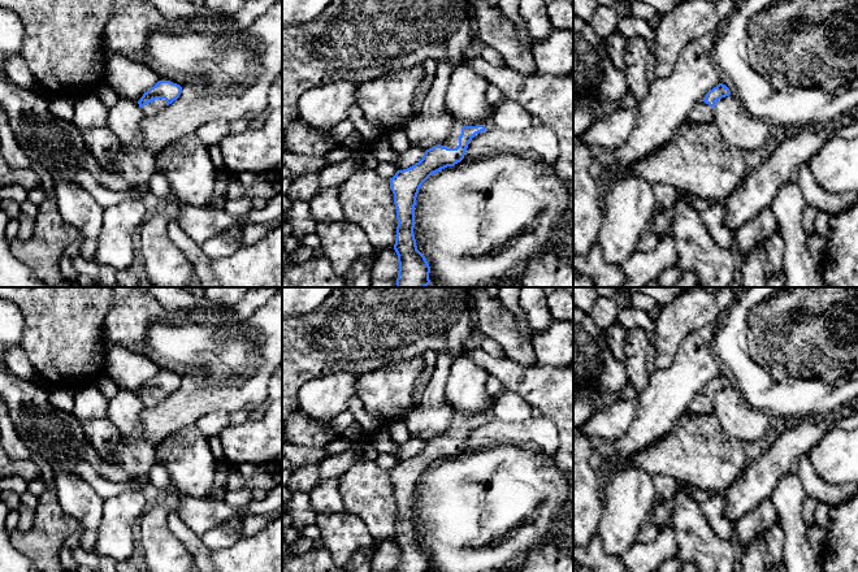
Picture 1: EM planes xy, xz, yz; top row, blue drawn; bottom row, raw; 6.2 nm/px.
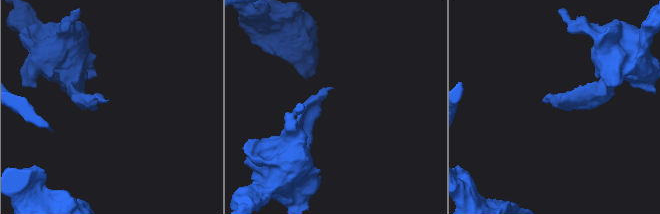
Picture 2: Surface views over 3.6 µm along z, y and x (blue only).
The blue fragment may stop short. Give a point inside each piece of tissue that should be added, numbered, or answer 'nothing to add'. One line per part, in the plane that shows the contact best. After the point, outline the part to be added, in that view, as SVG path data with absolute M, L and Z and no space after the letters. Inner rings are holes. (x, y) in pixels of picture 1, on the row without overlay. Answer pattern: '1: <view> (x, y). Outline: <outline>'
1: xz (453, 432). Outline: M455 415L450 428L446 432L441 433L439 436L447 439L456 439L459 437L459 428L462 425L463 417L464 417L463 415Z

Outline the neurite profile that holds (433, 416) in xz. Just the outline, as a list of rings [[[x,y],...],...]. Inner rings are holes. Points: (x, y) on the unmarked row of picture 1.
[[[450,354],[437,355],[432,378],[419,398],[419,407],[403,419],[410,436],[422,442],[446,432],[455,417],[446,398],[446,381],[455,358]]]

